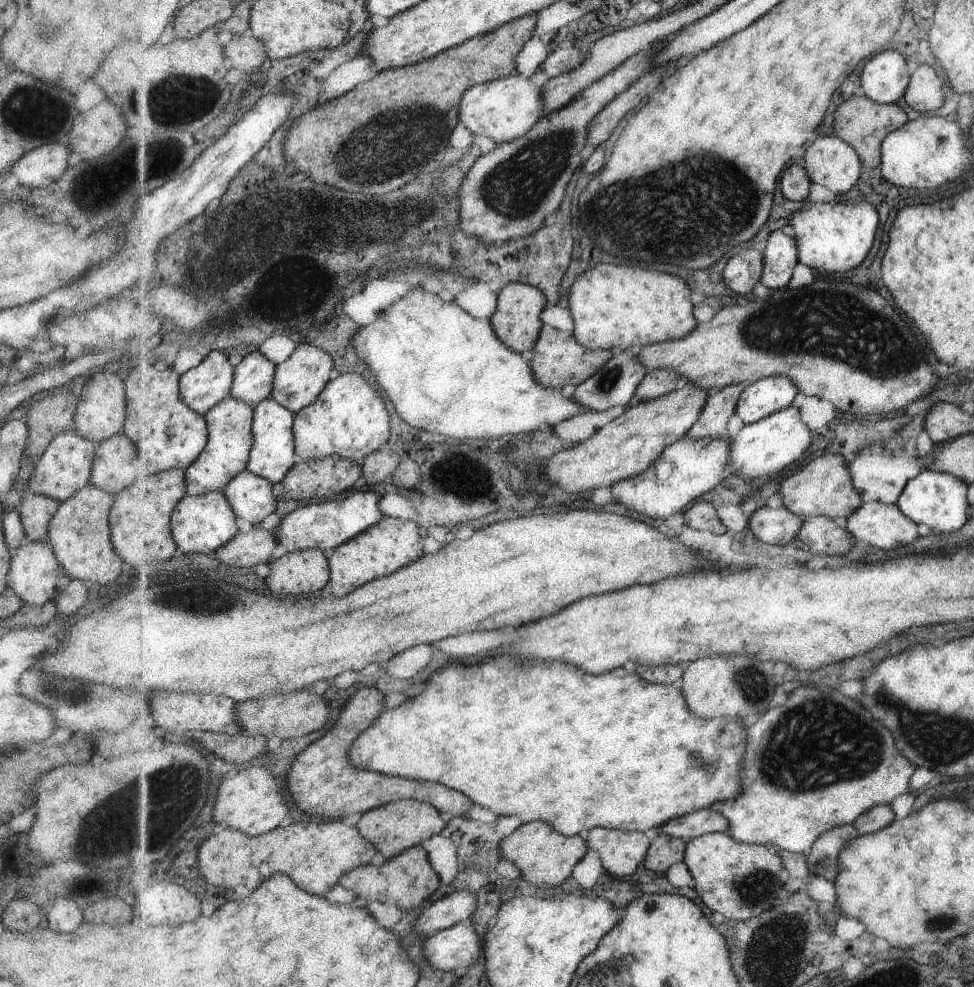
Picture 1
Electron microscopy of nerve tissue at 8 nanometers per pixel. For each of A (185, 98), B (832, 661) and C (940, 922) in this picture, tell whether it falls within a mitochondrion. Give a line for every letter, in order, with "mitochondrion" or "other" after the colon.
A: mitochondrion
B: other
C: mitochondrion

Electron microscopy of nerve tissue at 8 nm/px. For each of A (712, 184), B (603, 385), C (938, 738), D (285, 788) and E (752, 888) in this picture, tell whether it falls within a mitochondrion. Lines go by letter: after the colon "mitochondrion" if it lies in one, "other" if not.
A: mitochondrion
B: mitochondrion
C: mitochondrion
D: other
E: mitochondrion

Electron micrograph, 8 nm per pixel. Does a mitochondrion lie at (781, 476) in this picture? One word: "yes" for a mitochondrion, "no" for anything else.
no

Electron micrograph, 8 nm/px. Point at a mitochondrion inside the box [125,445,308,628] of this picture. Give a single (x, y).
(159, 602)

